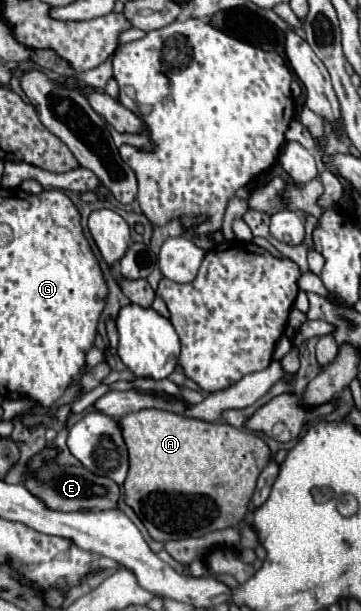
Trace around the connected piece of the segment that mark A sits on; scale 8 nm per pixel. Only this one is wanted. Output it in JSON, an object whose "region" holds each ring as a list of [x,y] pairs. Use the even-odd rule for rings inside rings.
{"region":[[[155,408],[131,412],[123,416],[119,424],[123,426],[123,438],[129,448],[129,474],[123,484],[125,502],[139,514],[155,540],[165,542],[185,536],[201,536],[237,526],[245,520],[255,482],[271,460],[271,450],[263,438],[229,424],[205,422]]]}

